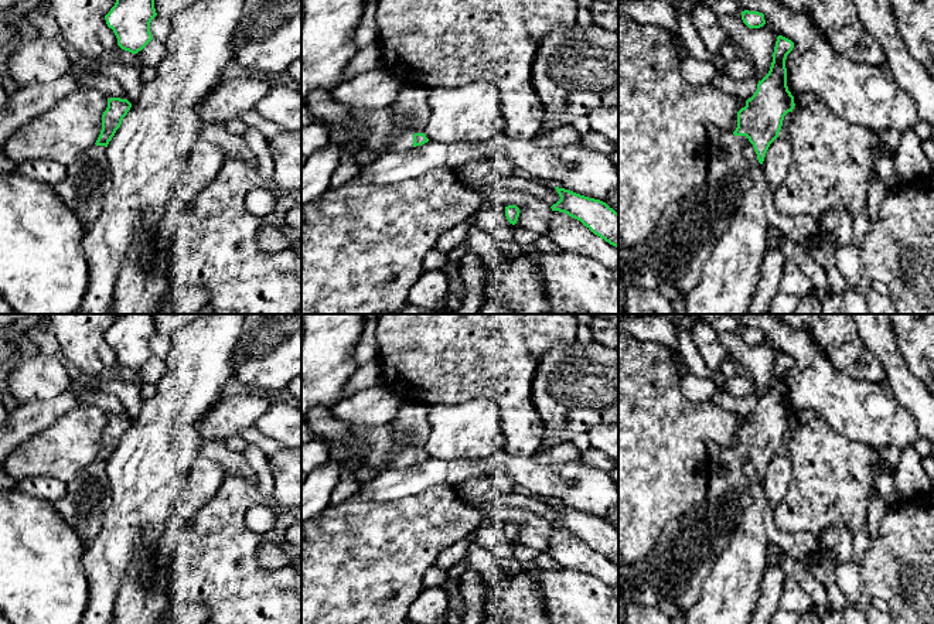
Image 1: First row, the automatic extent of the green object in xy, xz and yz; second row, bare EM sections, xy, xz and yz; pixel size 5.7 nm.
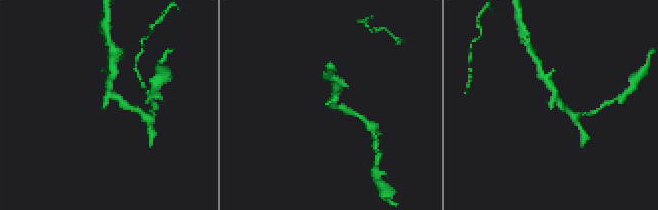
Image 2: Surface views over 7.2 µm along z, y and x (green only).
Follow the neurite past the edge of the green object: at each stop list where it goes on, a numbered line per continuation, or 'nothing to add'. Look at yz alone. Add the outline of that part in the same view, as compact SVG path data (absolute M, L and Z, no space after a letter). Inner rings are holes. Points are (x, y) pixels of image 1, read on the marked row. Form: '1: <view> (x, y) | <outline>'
1: yz (681, 242) | M723 133L726 157L709 157L703 184L665 208L645 246L618 250L618 313L625 313L630 287L674 284L685 297L696 287L703 263L751 185L742 154L746 141L746 136Z

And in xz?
1: xz (411, 112) | M403 83L396 100L392 103L392 141L393 150L400 151L413 147L413 134L425 133L432 116L427 103L430 89Z

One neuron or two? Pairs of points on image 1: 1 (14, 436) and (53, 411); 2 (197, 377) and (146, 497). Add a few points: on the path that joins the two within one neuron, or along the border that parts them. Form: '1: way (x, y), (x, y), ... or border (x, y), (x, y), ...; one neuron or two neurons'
1: way (24, 426), (36, 415), (43, 413); one neuron
2: way (177, 406), (167, 423), (164, 439), (150, 467); one neuron

